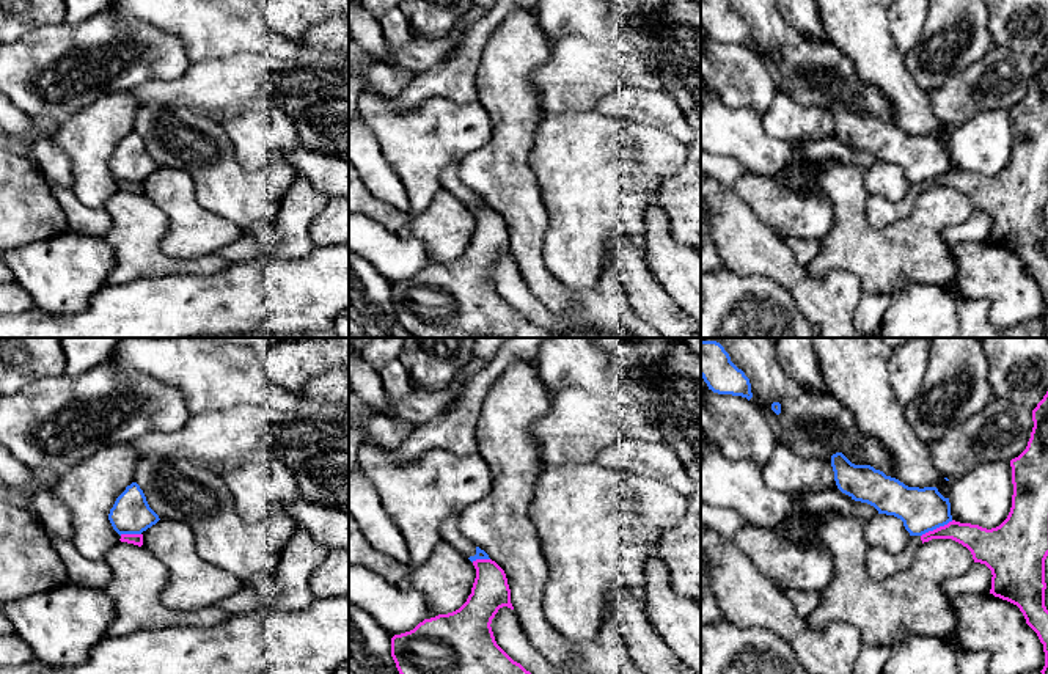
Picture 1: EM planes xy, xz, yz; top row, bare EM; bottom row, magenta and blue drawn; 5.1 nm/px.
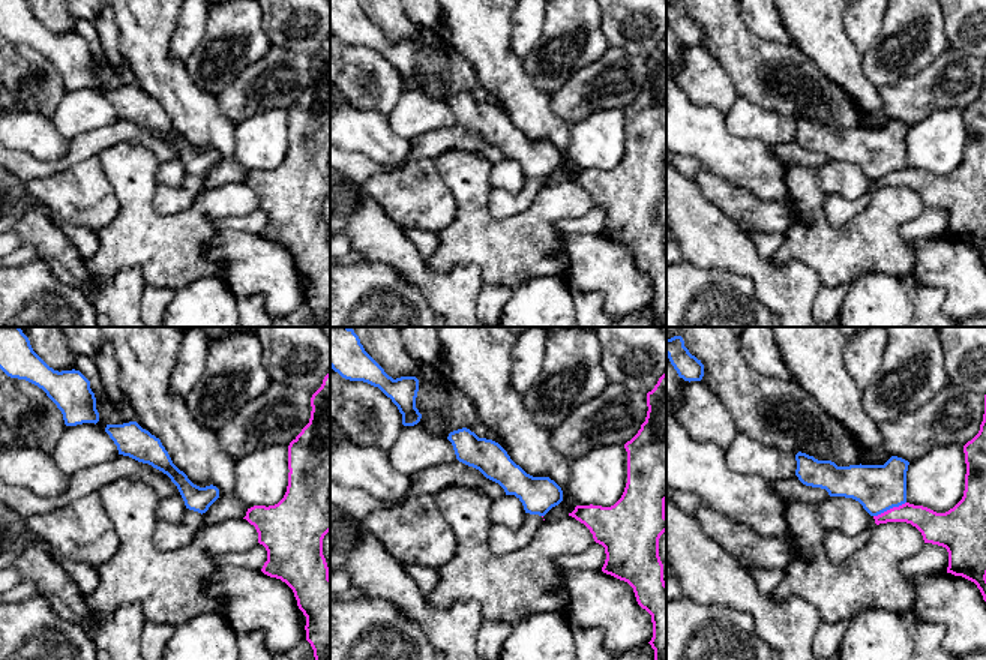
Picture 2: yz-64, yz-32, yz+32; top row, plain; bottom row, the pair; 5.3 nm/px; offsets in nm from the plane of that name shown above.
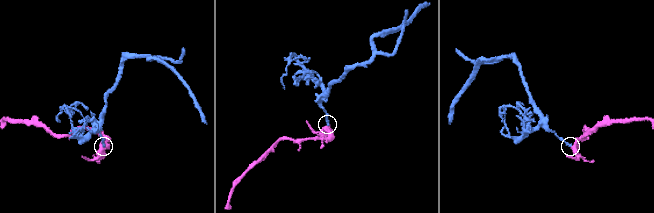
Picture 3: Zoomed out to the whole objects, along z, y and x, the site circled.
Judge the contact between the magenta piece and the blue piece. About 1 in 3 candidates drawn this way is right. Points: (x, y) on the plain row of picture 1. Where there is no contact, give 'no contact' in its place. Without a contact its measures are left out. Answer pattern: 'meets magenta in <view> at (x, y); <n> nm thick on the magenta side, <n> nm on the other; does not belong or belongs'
meets magenta in yz at (937, 176); 150 nm thick on the magenta side, 220 nm on the other; does not belong

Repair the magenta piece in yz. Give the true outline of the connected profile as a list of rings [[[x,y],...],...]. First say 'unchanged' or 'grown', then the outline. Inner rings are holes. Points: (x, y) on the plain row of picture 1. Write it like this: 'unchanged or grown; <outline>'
unchanged; [[[1048,39],[1032,58],[1034,75],[1026,97],[1010,108],[1012,156],[1007,167],[996,176],[949,170],[921,184],[922,192],[932,187],[952,187],[966,195],[974,211],[991,218],[990,242],[1020,256],[1026,272],[1037,281],[1045,300],[1045,314],[1040,319],[1048,338],[1048,258],[1045,255],[1045,207],[1048,204]]]

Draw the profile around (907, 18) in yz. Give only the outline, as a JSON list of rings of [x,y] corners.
[[[892,0],[888,9],[889,31],[897,50],[905,55],[919,39],[930,0]]]

